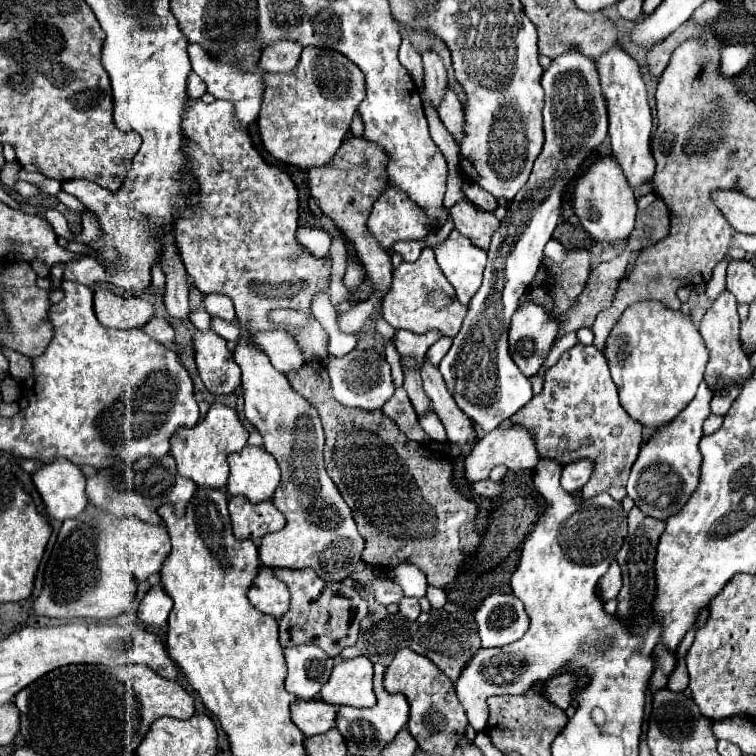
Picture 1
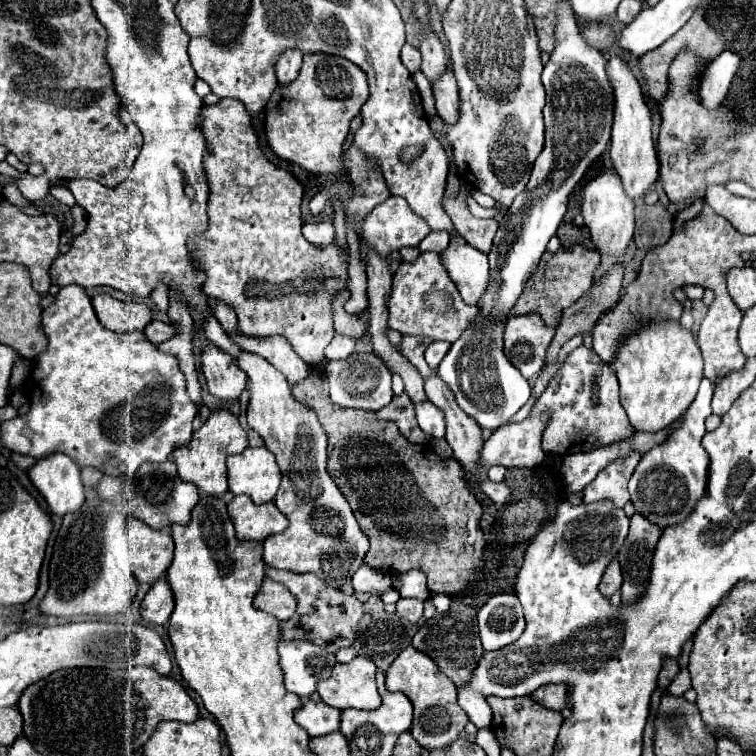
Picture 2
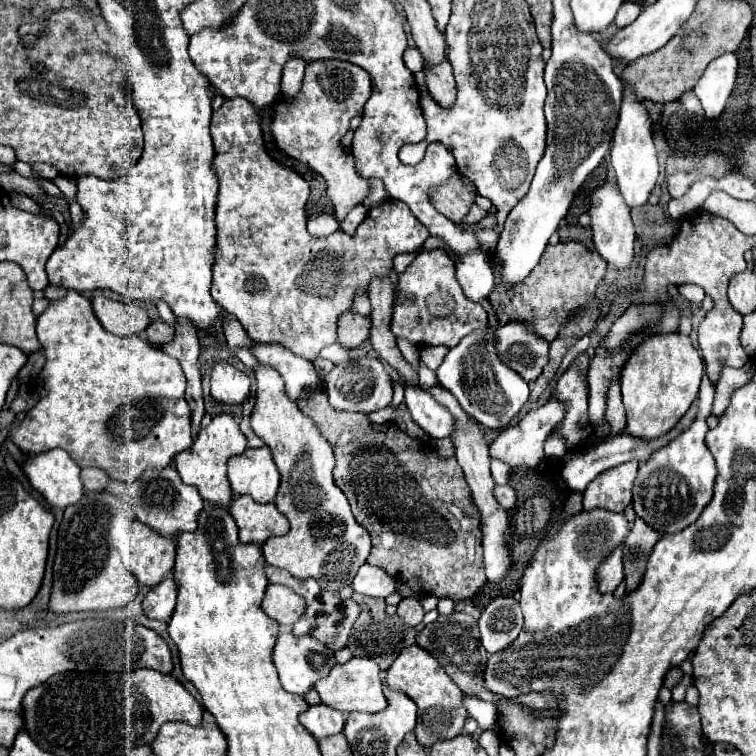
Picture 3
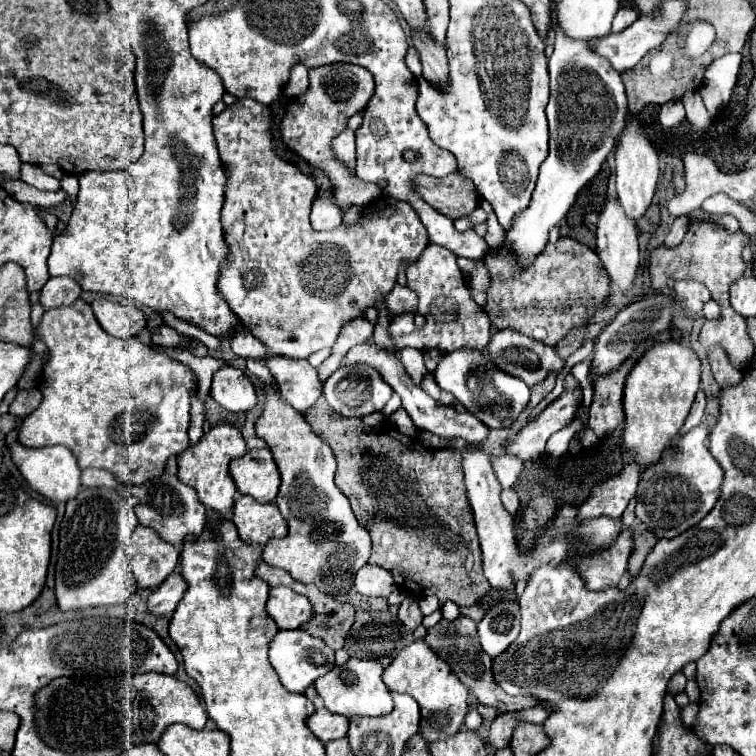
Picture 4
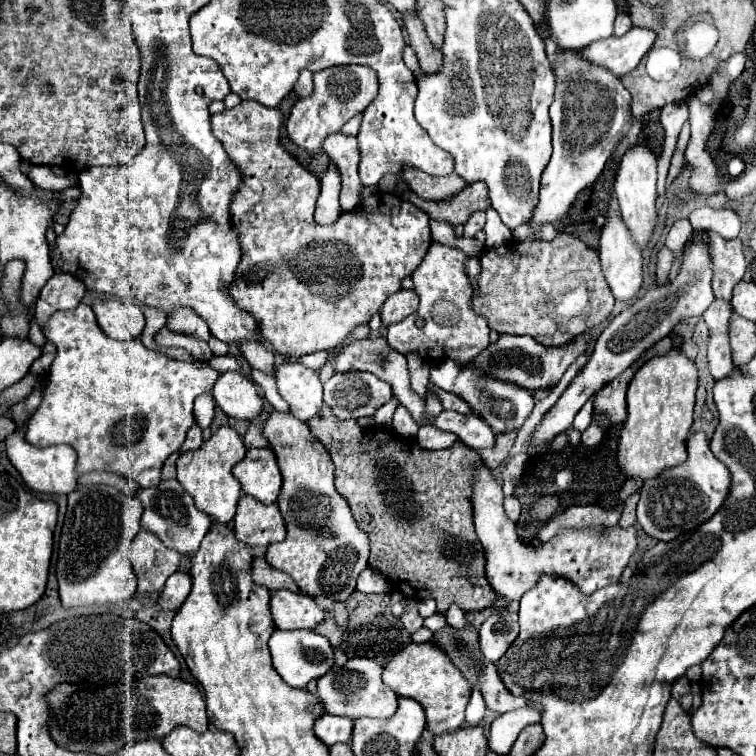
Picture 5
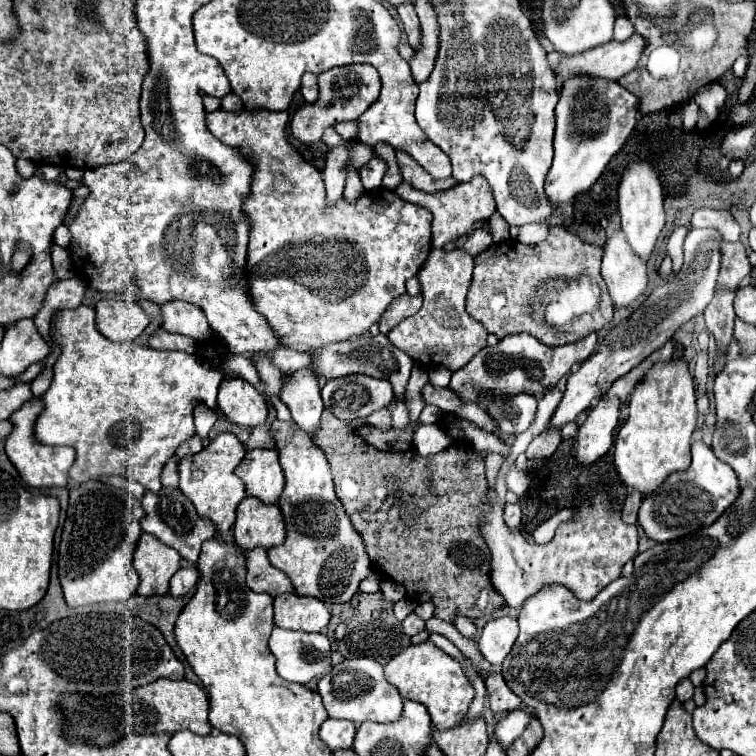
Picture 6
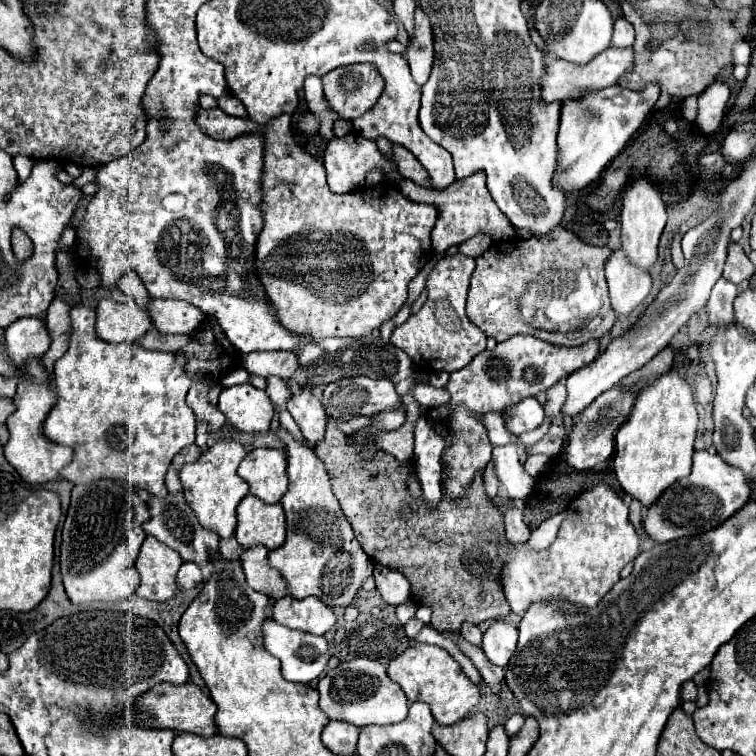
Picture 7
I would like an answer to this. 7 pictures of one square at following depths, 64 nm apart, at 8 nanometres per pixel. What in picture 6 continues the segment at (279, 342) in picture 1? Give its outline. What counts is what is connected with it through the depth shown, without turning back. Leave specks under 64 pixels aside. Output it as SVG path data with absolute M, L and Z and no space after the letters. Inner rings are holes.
M296 370L282 380L280 400L290 408L292 420L306 430L308 434L314 434L320 426L320 414L324 410L318 376L314 372Z

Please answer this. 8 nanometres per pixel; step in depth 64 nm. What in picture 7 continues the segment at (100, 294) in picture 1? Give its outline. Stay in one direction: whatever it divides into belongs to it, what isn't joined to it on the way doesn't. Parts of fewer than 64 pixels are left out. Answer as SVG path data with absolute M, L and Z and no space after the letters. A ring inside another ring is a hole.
M100 300L96 308L96 332L106 342L136 342L150 328L152 318L132 300Z

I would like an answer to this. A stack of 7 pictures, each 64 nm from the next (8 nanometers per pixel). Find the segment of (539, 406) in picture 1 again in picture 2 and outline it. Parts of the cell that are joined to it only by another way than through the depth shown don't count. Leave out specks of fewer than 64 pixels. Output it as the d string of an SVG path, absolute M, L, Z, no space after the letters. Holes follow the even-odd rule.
M586 346L572 350L564 364L560 364L560 370L530 410L530 416L538 414L548 414L546 430L542 434L542 450L552 456L592 452L594 448L604 448L606 444L626 440L626 436L636 436L636 428L628 422L628 416L620 404L618 380L612 366L602 364L600 356ZM634 452L634 456L626 456L626 460L614 460L614 464L606 466L598 474L598 478L586 486L584 502L588 504L594 500L610 498L618 508L622 508L630 500L626 484L638 462L640 462L638 452Z

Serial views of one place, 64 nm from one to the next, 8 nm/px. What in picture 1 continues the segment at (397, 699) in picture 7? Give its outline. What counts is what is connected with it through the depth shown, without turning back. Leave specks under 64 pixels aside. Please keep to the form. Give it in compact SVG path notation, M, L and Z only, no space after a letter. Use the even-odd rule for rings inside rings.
M364 656L340 660L330 680L322 686L320 696L328 704L346 704L356 708L368 708L376 704L376 696L372 692L372 662Z

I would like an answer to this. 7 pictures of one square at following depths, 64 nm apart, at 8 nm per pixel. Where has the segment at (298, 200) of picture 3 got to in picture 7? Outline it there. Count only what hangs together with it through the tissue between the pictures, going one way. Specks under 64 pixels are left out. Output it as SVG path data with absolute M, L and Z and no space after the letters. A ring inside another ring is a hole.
M200 110L198 112L198 124L200 128L218 140L234 140L244 134L260 134L264 138L264 168L262 168L262 216L264 216L264 226L262 232L256 238L256 260L254 260L254 272L258 280L262 282L262 288L266 292L266 298L270 298L270 308L278 320L278 324L286 326L288 332L294 332L296 336L302 336L302 344L308 344L308 340L324 340L324 338L362 338L368 336L374 328L380 328L380 324L388 318L392 318L400 306L406 302L408 296L408 282L424 268L424 264L432 258L432 244L430 244L430 230L436 224L436 210L430 204L418 204L408 198L404 198L398 190L398 186L390 184L378 184L372 190L362 188L358 192L348 192L348 194L332 194L326 184L326 172L324 164L316 162L310 154L306 154L300 146L296 146L294 136L292 136L292 126L290 126L290 116L278 116L274 120L268 120L266 124L258 124L250 118L236 118L230 116L222 110Z

